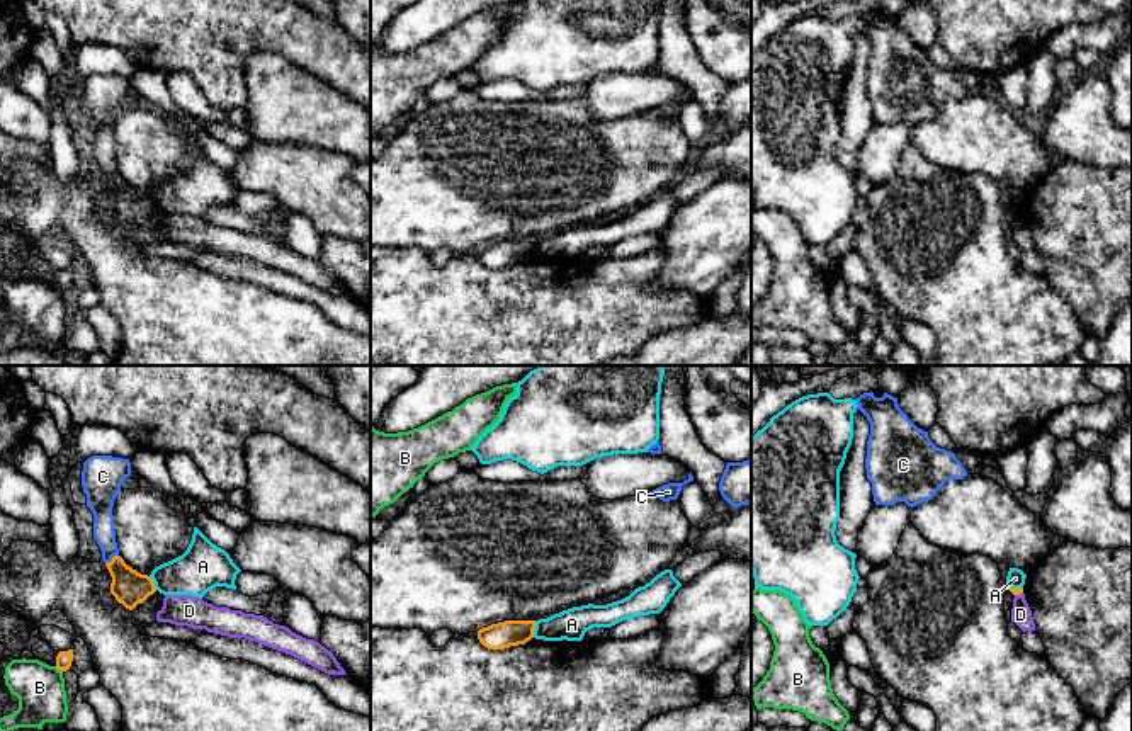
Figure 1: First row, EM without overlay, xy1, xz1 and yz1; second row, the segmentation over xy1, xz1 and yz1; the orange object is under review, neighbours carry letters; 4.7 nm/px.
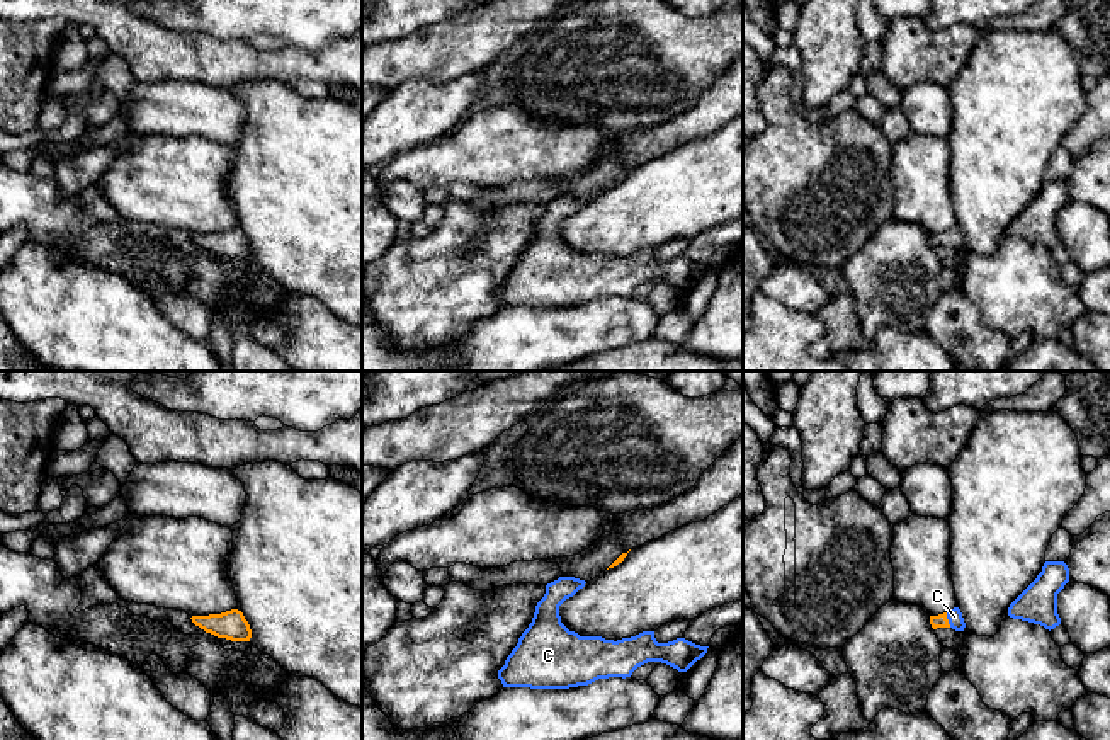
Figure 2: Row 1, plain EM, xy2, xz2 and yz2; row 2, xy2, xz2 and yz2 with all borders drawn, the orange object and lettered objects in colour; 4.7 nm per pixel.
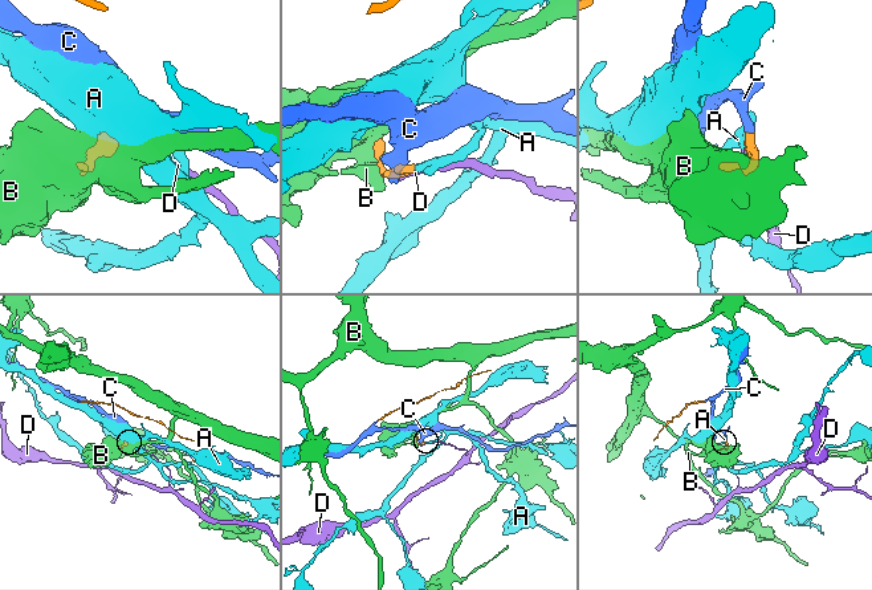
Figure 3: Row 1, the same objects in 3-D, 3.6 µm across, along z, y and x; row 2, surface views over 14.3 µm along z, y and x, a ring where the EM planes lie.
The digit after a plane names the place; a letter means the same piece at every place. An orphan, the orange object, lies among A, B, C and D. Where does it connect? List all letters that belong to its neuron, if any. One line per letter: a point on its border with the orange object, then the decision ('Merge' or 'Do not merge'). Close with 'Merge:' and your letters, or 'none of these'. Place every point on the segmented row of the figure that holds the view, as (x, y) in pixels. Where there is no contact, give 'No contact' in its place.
A: Touches orange at xz1 (534, 628). Do not merge
B: Touches orange at xy1 (58, 668). Do not merge
C: Touches orange at xy1 (113, 560). Merge
D: Touches orange at yz1 (1018, 594). Do not merge
Merge: C

